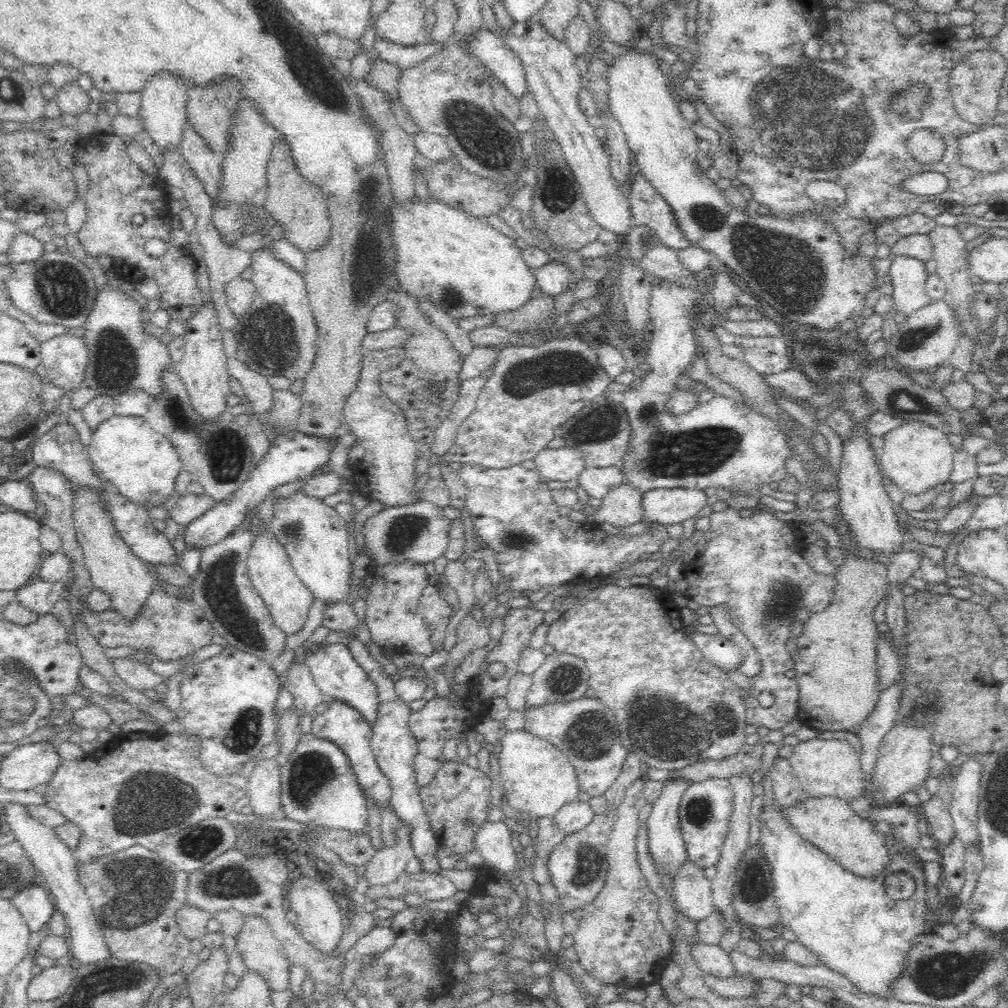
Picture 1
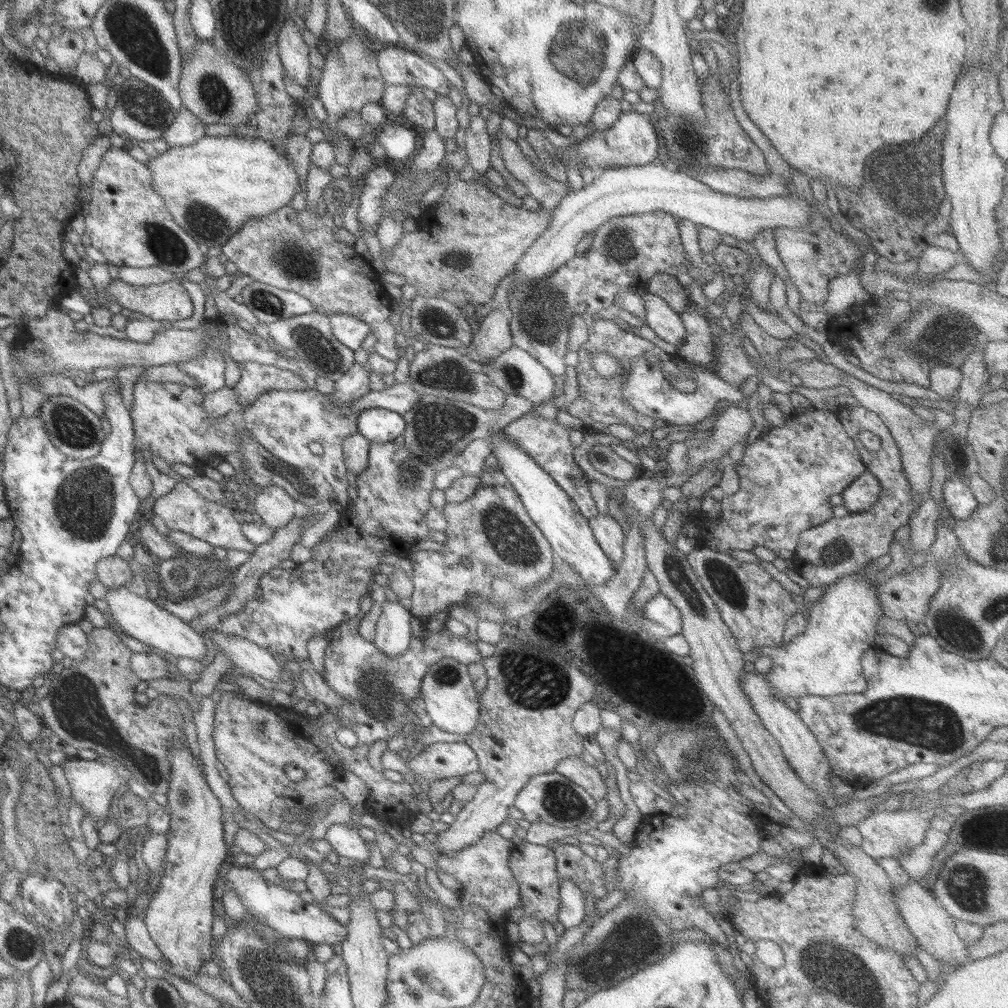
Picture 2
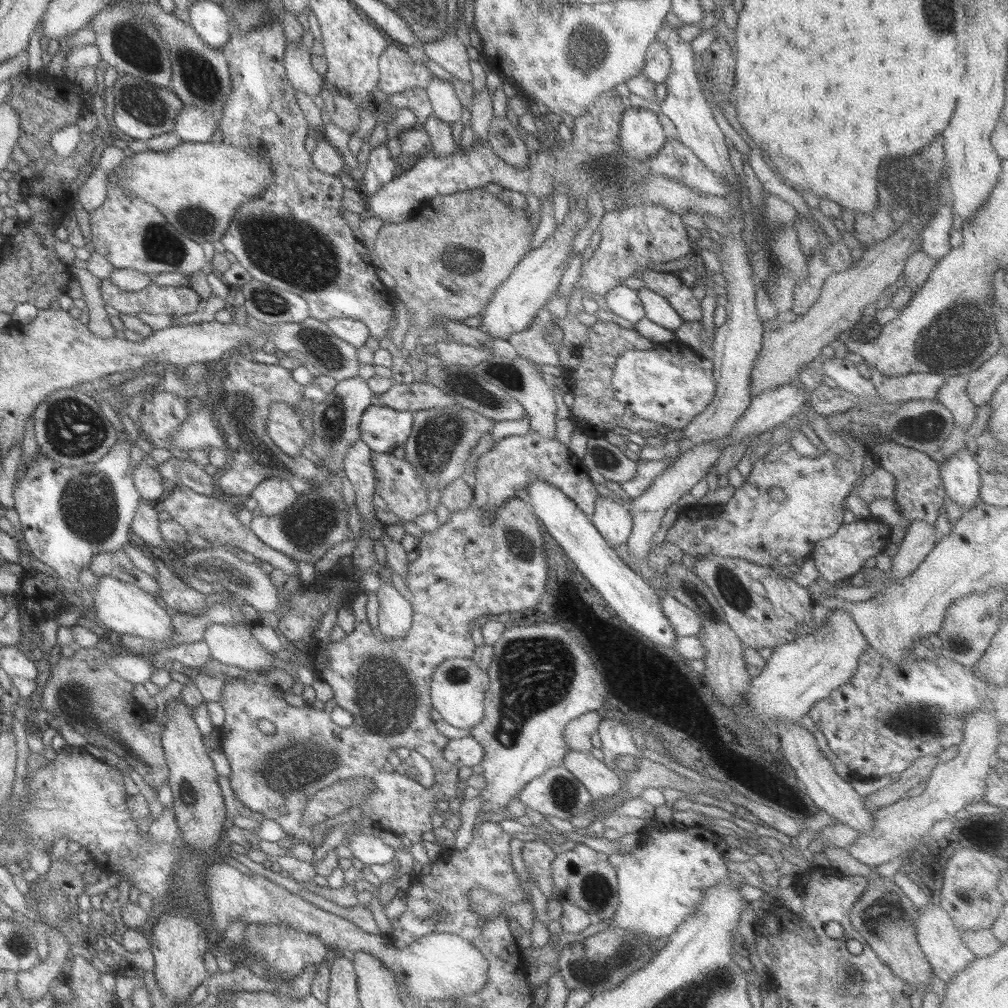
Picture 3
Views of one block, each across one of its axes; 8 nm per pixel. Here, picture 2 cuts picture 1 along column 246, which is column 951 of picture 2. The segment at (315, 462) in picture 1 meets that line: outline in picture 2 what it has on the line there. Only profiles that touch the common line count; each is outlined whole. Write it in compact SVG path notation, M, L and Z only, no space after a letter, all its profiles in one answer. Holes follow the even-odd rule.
M962 477L949 480L943 485L943 497L948 507L950 516L957 521L968 518L975 512L975 506L979 503L970 490L968 479Z

